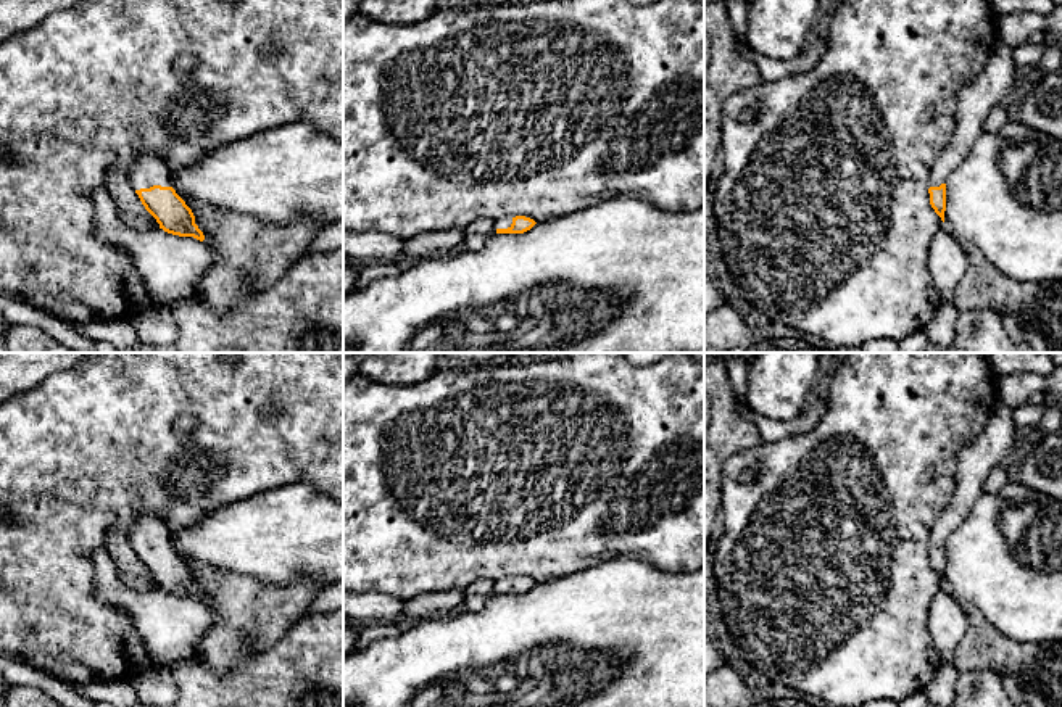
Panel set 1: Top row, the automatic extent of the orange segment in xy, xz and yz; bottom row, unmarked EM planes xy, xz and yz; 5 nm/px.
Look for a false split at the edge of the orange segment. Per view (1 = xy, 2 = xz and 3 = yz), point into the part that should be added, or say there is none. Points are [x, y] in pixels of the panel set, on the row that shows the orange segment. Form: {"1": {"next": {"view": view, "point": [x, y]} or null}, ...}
{"1": {"next": {"view": "xy", "point": [149, 171]}}, "2": {"next": {"view": "xz", "point": [505, 223]}}, "3": {"next": {"view": "yz", "point": [999, 79]}}}

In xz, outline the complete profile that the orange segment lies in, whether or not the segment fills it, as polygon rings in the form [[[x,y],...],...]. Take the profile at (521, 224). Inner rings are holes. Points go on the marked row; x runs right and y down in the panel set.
[[[525,216],[503,217],[495,221],[496,234],[524,234],[530,230],[537,222]]]

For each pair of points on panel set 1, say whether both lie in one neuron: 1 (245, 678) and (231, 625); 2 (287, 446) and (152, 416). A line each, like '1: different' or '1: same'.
1: different
2: same

